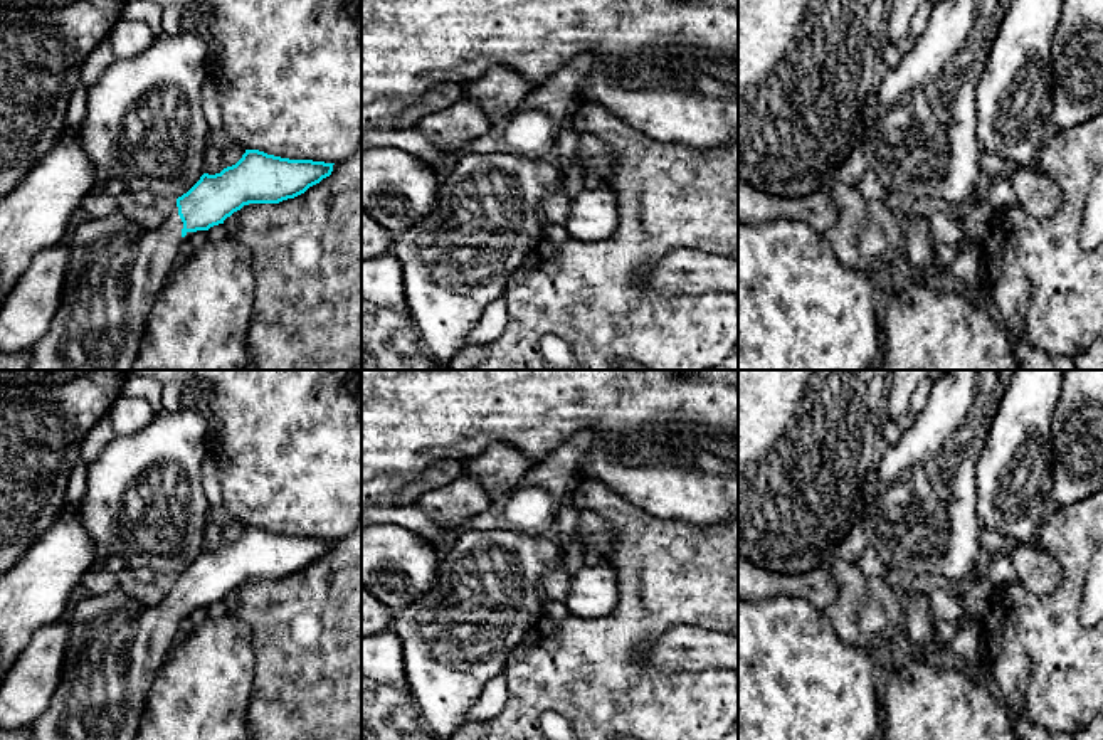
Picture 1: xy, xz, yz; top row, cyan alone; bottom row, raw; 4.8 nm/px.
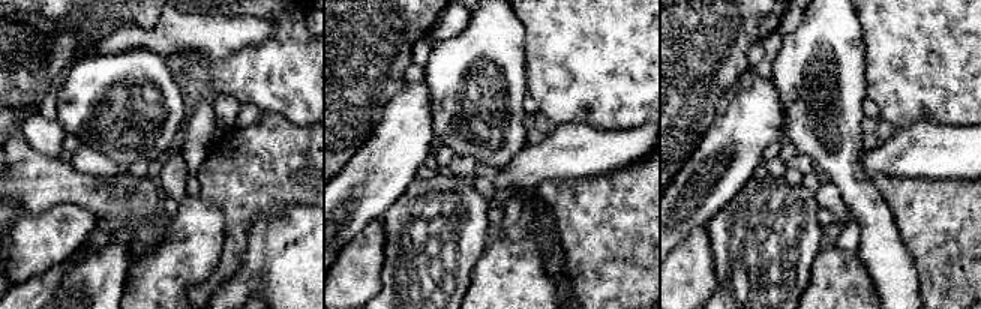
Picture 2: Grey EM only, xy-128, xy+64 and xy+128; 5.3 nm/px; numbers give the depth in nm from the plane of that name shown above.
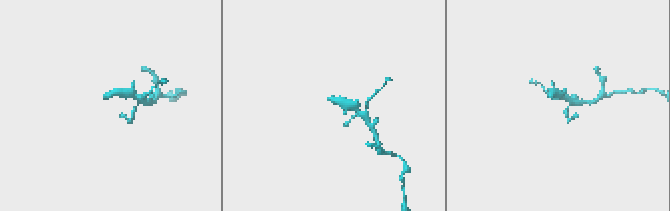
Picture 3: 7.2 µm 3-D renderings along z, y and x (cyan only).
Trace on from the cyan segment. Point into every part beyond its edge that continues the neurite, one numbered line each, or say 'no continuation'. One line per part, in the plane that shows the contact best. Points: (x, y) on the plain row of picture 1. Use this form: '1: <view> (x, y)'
1: xy (118, 644)

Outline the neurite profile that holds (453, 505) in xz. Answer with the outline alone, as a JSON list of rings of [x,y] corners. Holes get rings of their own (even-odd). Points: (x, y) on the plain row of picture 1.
[[[464,474],[417,500],[417,505],[444,530],[464,525],[472,516],[488,510],[491,503],[481,483]]]

